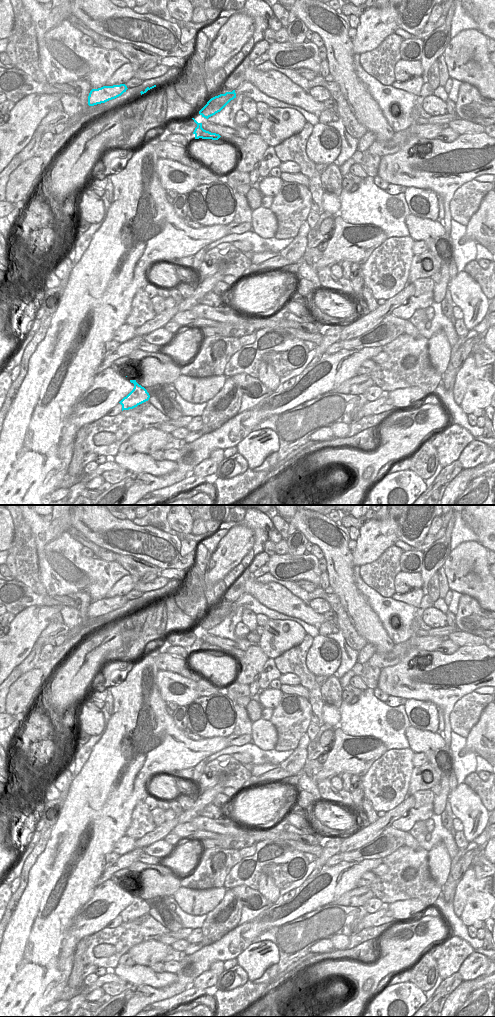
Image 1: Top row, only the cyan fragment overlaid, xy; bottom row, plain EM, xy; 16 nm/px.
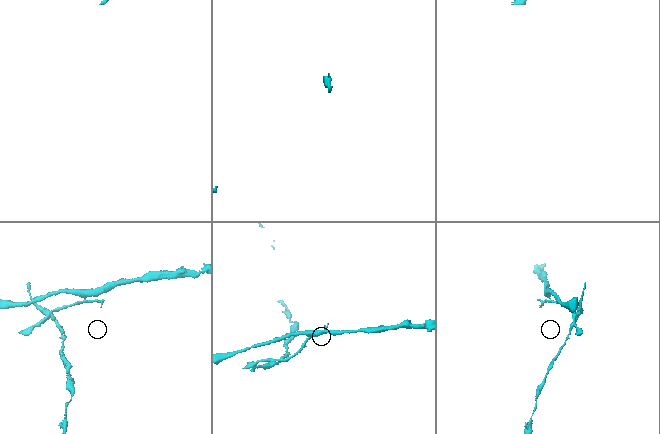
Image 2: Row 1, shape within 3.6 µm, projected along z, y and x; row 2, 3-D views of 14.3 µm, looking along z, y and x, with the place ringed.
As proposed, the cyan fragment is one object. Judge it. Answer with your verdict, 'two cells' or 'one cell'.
two cells

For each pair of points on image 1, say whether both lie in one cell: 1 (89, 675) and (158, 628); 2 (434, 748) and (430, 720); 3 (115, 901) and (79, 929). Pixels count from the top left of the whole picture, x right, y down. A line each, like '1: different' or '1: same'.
1: same
2: different
3: same

